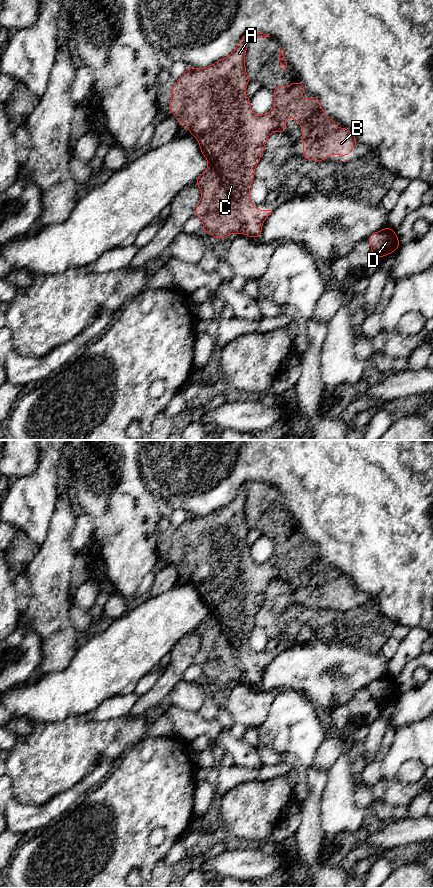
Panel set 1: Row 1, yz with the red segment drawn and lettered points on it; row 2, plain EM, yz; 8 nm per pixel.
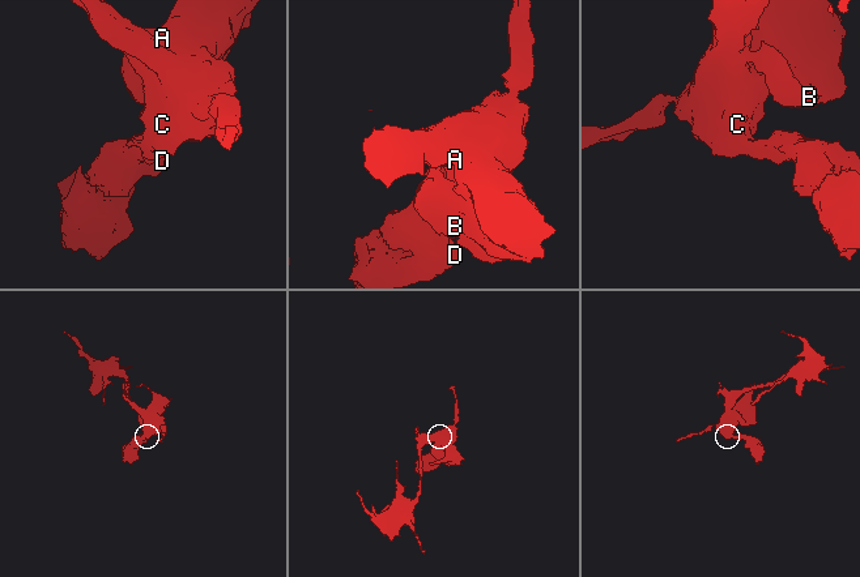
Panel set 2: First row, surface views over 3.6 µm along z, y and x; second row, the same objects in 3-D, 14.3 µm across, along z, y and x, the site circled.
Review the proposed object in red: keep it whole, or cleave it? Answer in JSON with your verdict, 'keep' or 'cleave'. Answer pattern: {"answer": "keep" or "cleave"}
{"answer": "keep"}

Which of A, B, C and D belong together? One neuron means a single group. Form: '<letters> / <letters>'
A B C D

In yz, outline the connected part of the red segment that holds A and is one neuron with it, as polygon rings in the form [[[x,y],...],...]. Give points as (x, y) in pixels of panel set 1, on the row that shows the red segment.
[[[263,33],[247,34],[227,57],[205,68],[187,66],[171,90],[170,114],[178,118],[179,127],[189,128],[189,134],[198,140],[200,151],[208,161],[206,170],[195,182],[201,190],[201,199],[194,215],[202,219],[202,231],[215,239],[233,233],[250,238],[261,237],[262,225],[273,211],[258,210],[250,200],[250,188],[269,135],[272,132],[285,133],[286,119],[296,118],[298,125],[303,128],[300,138],[303,142],[302,159],[305,160],[327,161],[327,157],[334,154],[349,156],[358,142],[349,129],[338,128],[335,121],[325,114],[316,95],[309,100],[301,97],[306,90],[302,82],[276,86],[272,90],[273,109],[263,115],[255,114],[250,106],[250,97],[245,95],[250,82],[245,67],[249,37],[270,36]]]

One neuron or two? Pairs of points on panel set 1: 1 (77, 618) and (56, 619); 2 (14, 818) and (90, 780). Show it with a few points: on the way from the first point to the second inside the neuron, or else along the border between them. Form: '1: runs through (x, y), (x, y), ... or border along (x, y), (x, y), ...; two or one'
1: border along (69, 606), (69, 620), (79, 633); two
2: runs through (33, 817), (38, 817), (52, 810), (71, 795); one

